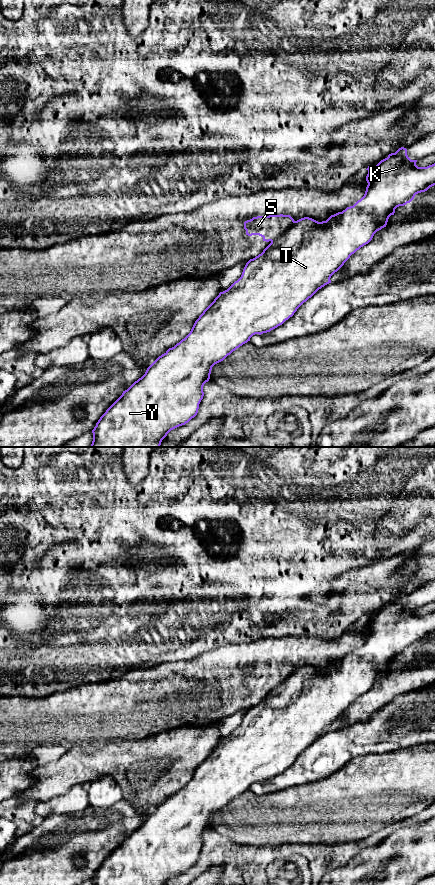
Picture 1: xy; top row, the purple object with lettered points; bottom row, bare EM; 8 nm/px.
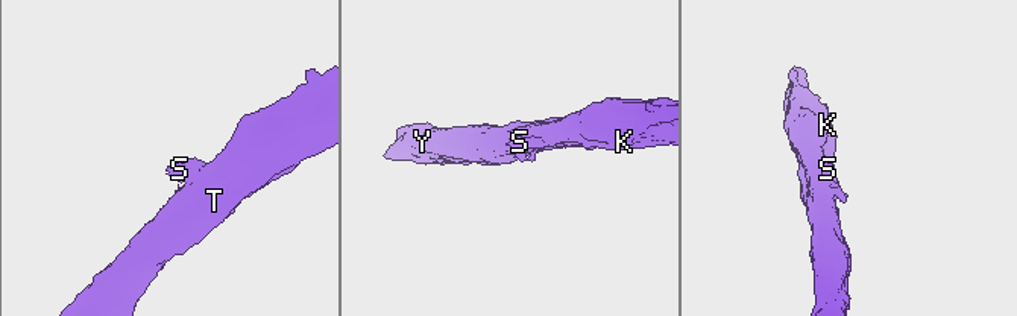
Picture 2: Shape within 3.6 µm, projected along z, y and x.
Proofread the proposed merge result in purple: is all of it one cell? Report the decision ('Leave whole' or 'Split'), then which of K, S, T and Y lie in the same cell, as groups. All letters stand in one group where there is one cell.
Split. Groups: K T Y / S

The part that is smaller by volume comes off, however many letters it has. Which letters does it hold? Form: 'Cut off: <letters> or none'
Cut off: S

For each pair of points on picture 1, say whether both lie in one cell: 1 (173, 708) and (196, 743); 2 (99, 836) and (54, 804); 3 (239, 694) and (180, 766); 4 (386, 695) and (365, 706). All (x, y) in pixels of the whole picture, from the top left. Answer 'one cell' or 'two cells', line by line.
1: two cells
2: two cells
3: two cells
4: one cell

